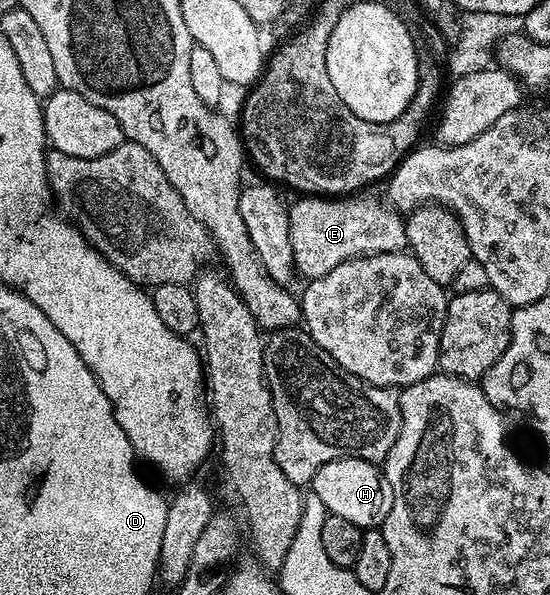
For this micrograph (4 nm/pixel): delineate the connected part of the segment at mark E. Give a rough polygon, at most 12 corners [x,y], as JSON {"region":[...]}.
{"region":[[366,195],[288,209],[294,268],[328,275],[407,248],[401,212]]}

